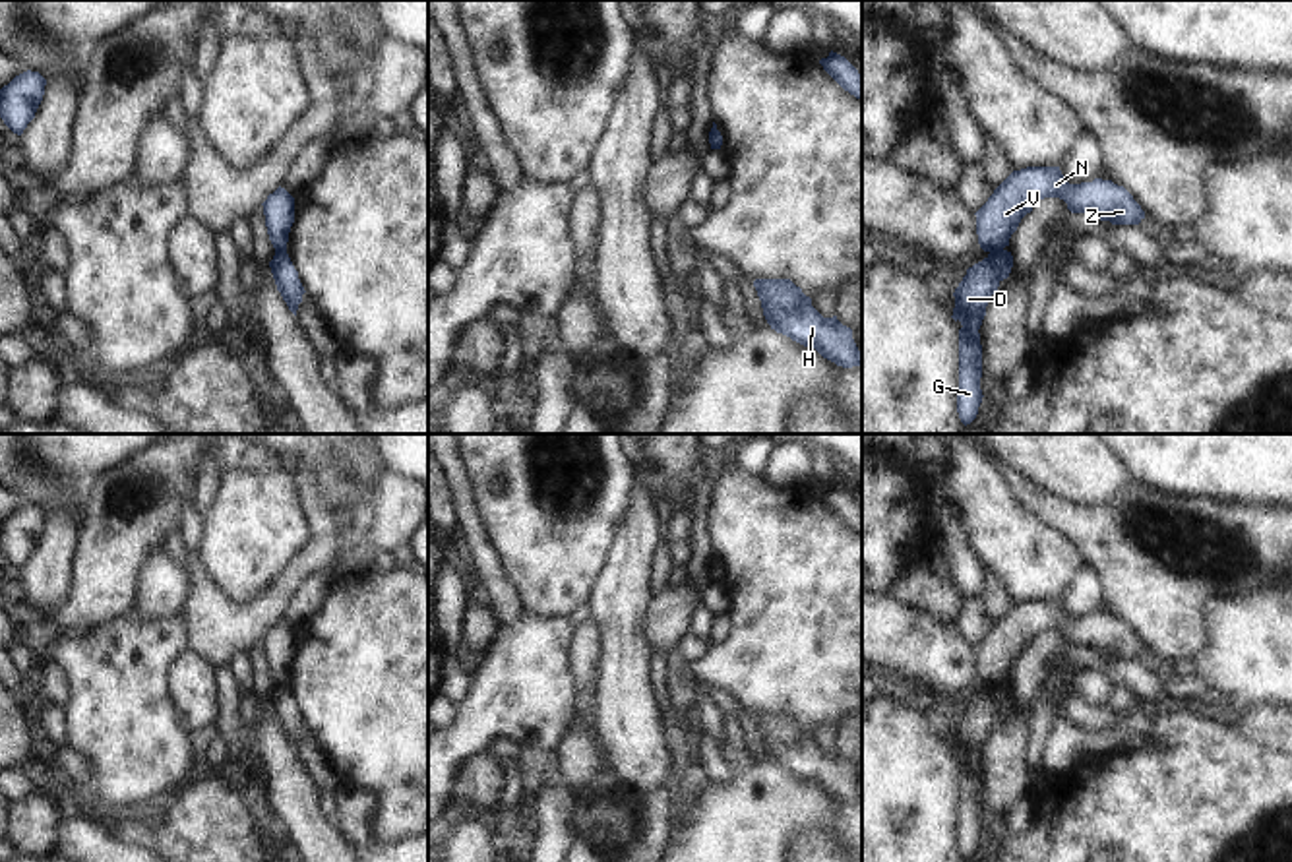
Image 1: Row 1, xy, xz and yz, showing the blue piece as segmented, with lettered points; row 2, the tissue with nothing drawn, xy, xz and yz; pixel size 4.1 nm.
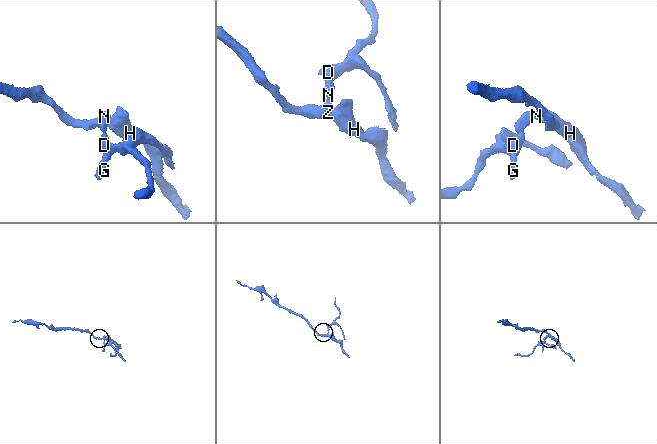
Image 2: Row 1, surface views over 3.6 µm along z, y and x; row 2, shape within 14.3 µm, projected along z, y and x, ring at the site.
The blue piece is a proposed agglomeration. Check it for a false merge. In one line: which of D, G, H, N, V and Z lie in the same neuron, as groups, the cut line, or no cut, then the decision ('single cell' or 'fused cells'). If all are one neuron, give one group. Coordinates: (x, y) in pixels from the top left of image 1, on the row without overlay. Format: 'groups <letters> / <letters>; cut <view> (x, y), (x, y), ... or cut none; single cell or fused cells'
groups D G / H N V Z; cut yz (1002, 682), (990, 686); fused cells

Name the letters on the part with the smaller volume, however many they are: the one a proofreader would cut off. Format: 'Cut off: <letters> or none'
Cut off: D, G

